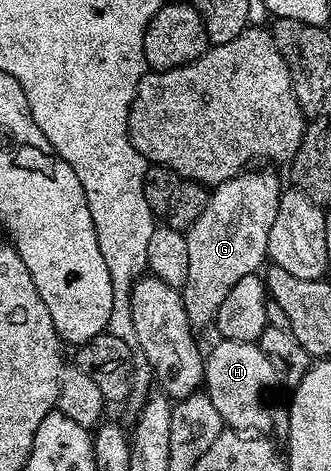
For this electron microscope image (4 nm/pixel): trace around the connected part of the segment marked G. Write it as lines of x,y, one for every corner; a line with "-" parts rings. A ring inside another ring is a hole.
244,171
217,185
210,192
204,214
200,214
186,232
188,278
180,286
180,291
188,322
195,330
210,328
221,303
236,282
257,273
267,263
268,234
272,234
272,222
276,222
276,210
284,188
278,185
272,173
254,171

